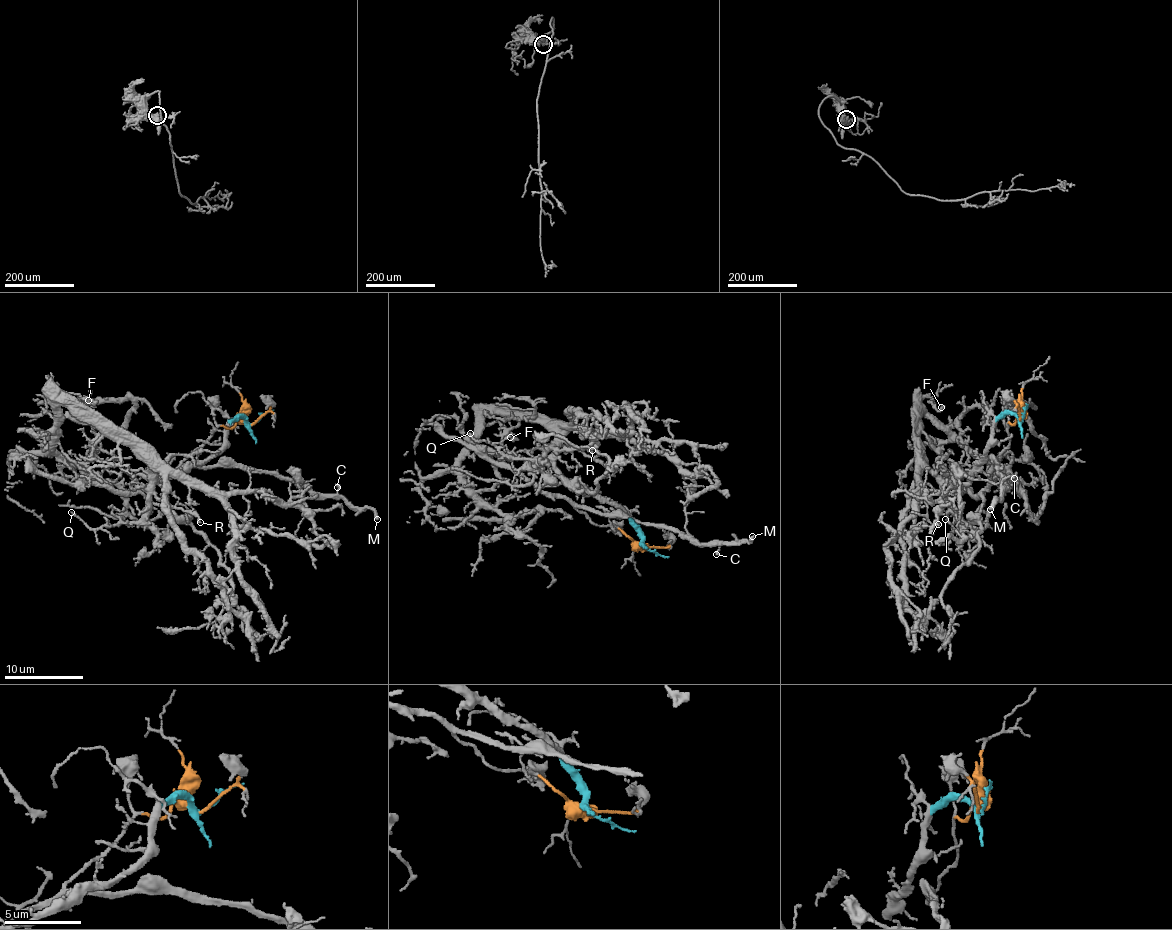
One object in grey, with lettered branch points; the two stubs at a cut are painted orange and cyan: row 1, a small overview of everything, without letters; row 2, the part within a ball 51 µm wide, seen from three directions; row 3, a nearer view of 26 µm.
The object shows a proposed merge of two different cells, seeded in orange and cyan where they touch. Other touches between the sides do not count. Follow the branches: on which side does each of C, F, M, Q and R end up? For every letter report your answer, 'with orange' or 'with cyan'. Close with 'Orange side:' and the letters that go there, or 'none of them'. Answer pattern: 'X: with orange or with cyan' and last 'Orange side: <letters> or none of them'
C: with orange
F: with cyan
M: with orange
Q: with cyan
R: with cyan
Orange side: C, M

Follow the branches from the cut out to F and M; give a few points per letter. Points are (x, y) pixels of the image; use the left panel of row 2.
F: (247, 423), (238, 418), (227, 441), (205, 460), (156, 481), (128, 445), (48, 387), (94, 403), (88, 399)
M: (247, 423), (219, 426), (184, 465), (276, 472), (321, 495), (342, 494), (353, 506), (371, 508), (377, 519)

